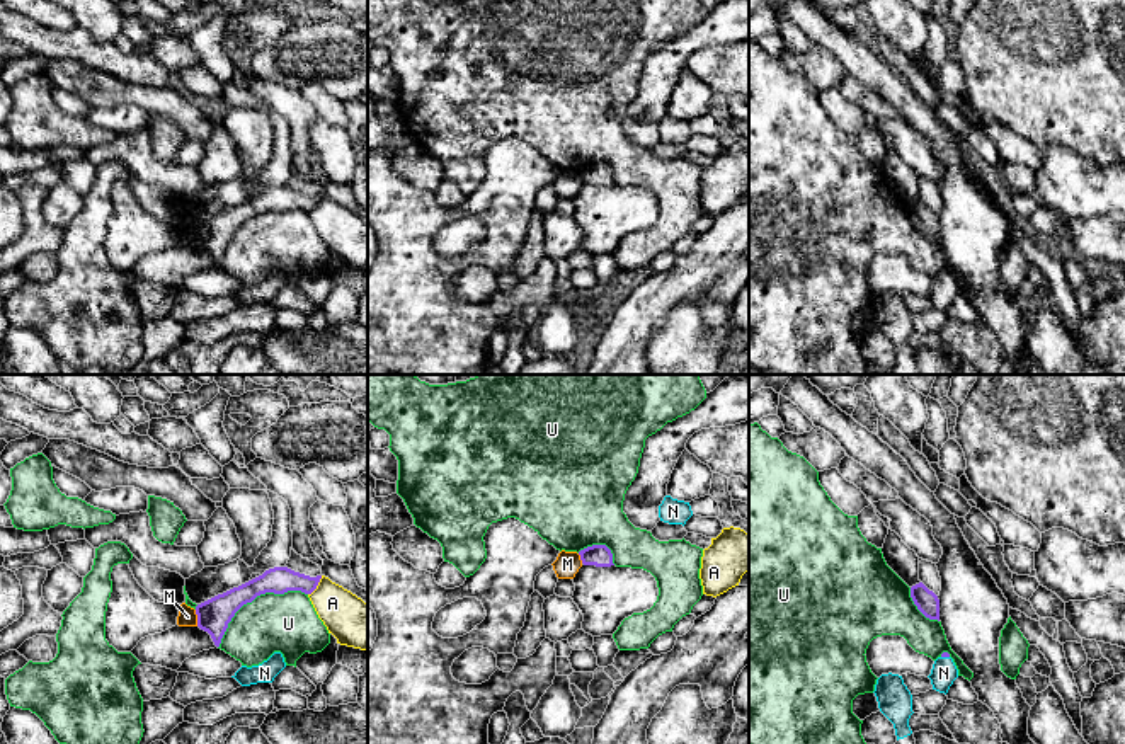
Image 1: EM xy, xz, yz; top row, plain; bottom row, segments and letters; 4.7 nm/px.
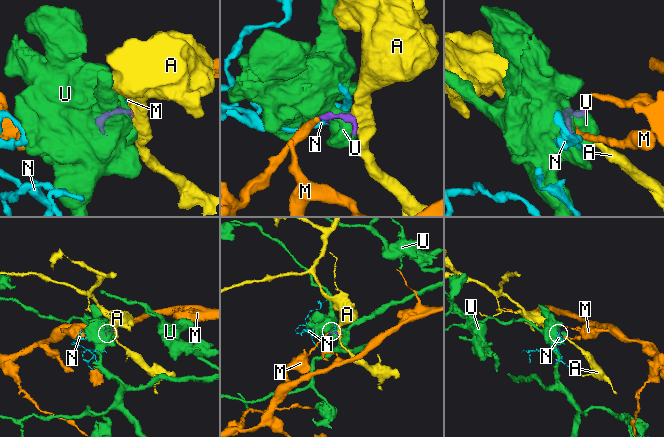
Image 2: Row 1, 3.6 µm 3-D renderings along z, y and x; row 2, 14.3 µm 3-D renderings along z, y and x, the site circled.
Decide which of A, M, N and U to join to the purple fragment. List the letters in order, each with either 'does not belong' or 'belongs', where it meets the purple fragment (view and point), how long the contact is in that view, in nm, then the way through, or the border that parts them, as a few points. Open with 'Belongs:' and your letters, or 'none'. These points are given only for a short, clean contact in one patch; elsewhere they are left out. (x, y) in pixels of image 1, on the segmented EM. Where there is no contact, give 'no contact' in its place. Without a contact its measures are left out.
Belongs: N
A: does not belong; meets purple in xy at (317, 584); contact 120 nm long; border along xy (322, 576), (308, 595)
M: does not belong; meets purple in xy at (198, 618); contact 80 nm long; border along xy (194, 610), (198, 625)
N: belongs; meets purple in yz at (945, 656); contact 40 nm long; runs through yz (945, 654), (945, 656), (943, 673)
U: does not belong; meets purple in xy at (254, 598); contact 500 nm long

